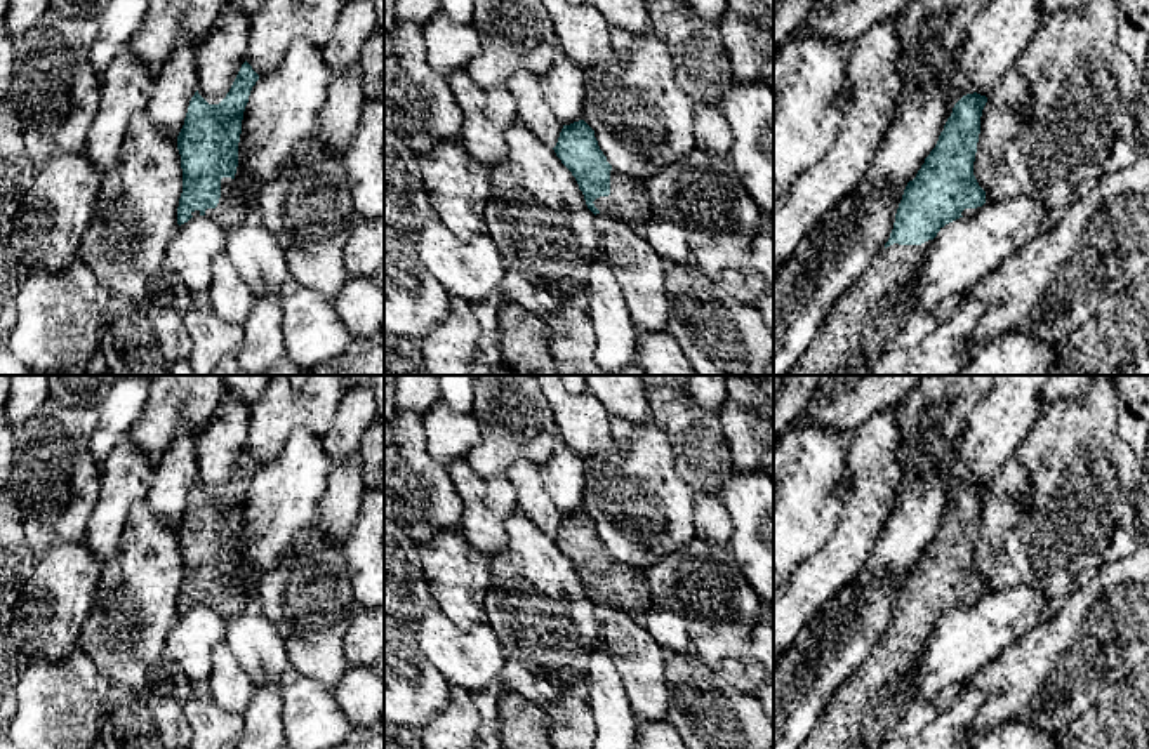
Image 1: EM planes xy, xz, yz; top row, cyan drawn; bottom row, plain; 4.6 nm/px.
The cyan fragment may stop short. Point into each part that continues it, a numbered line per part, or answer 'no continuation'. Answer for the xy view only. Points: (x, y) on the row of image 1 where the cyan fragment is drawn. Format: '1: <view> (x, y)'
1: xy (232, 211)

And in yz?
1: yz (856, 331)

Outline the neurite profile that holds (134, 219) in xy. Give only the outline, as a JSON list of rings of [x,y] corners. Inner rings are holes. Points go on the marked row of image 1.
[[[146,115],[136,116],[125,132],[115,167],[103,174],[94,217],[78,247],[78,257],[92,269],[104,294],[137,299],[149,278],[167,264],[167,247],[179,228],[181,193],[177,139],[170,139]]]

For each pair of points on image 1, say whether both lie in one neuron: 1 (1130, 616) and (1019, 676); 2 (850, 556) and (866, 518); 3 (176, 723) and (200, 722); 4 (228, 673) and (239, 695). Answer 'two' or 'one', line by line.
1: one
2: one
3: two
4: one

